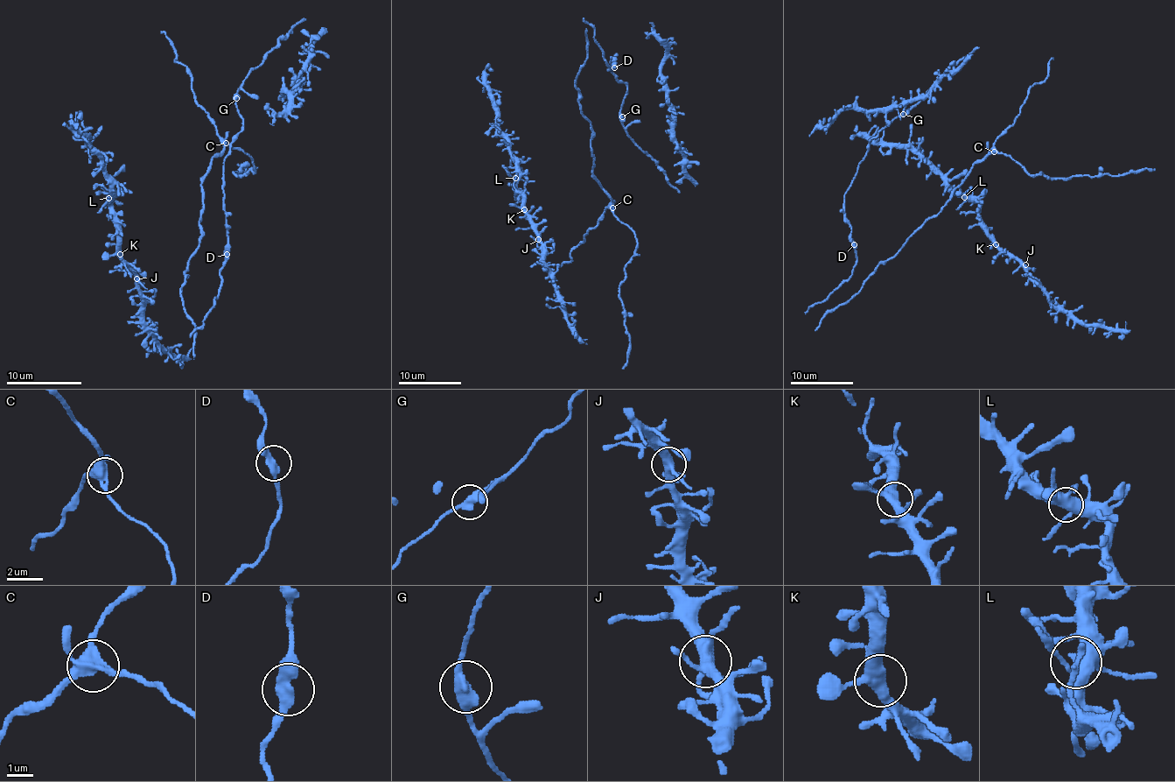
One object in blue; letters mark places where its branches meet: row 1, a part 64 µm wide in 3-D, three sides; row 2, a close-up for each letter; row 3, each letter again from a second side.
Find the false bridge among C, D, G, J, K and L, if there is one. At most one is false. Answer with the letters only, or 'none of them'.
none of them

